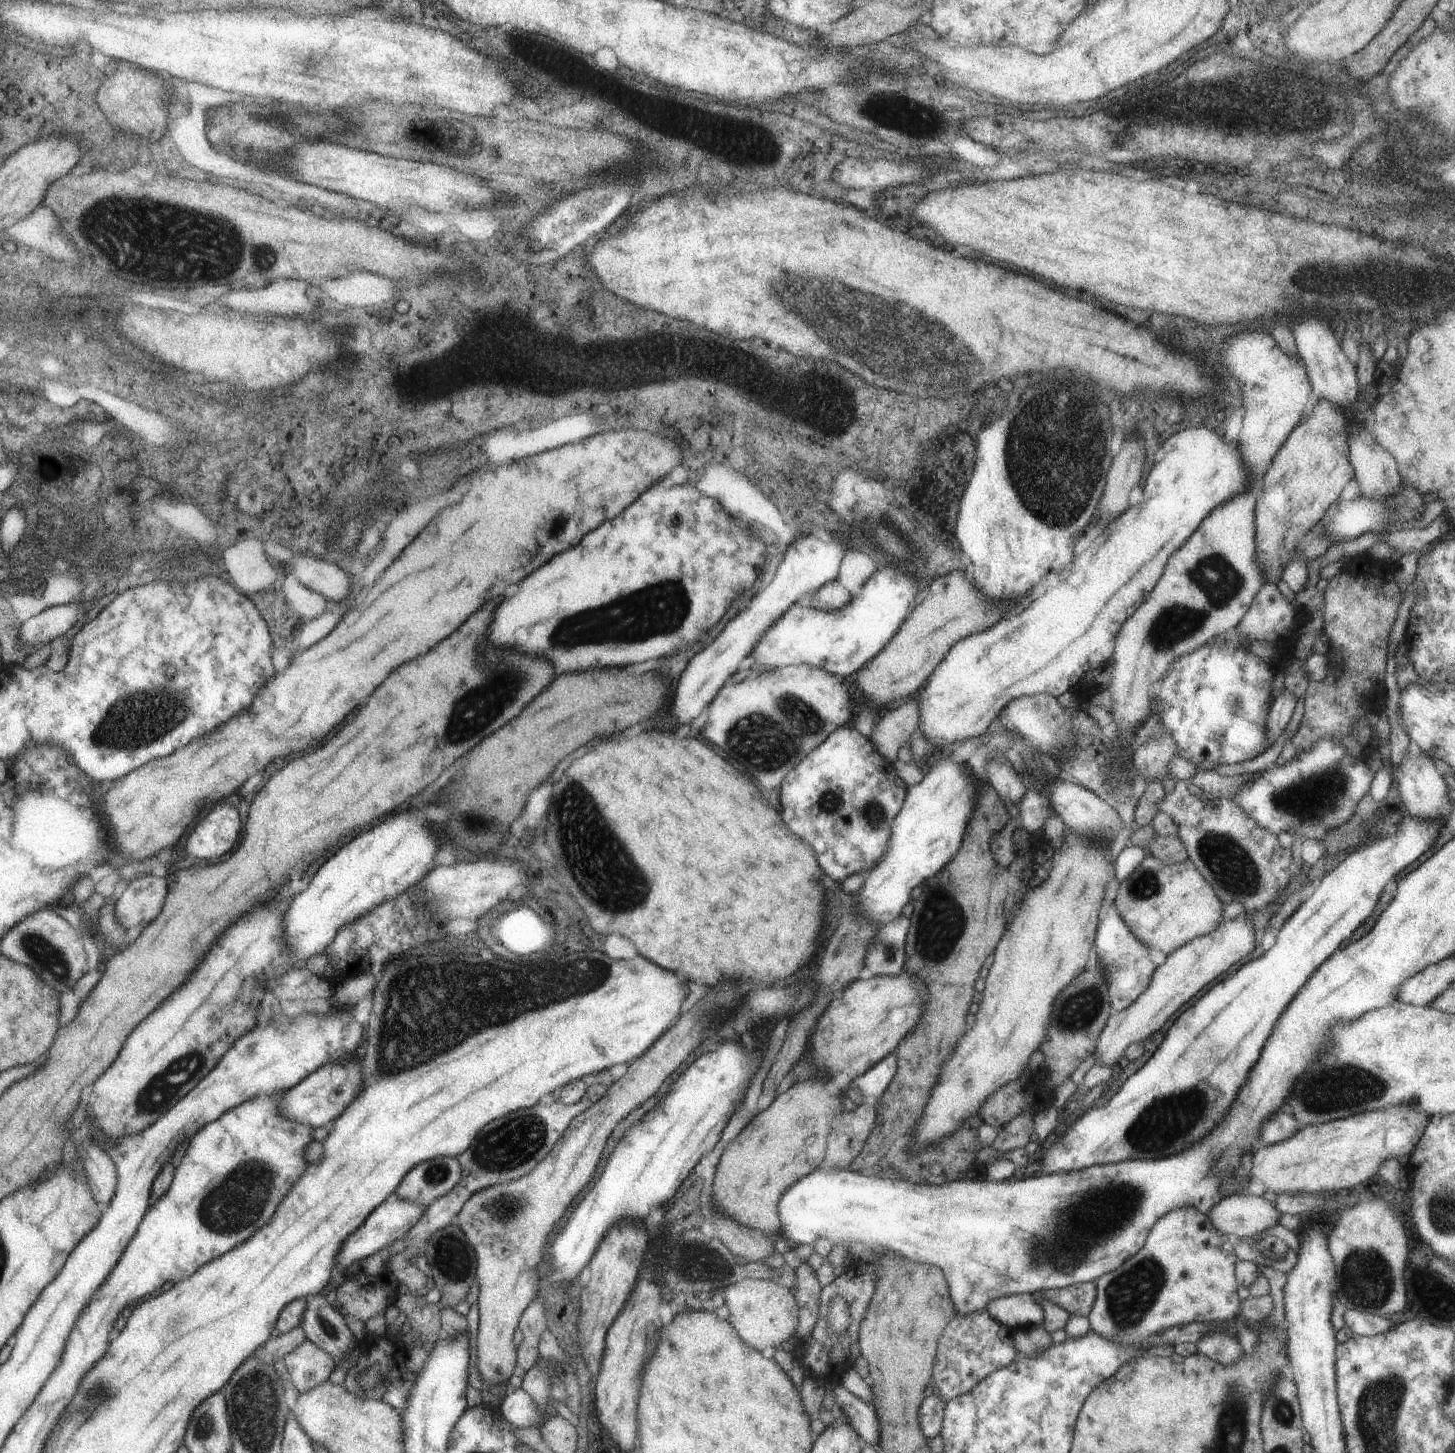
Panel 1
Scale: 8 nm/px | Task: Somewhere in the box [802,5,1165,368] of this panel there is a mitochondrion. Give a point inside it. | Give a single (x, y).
(879, 109)

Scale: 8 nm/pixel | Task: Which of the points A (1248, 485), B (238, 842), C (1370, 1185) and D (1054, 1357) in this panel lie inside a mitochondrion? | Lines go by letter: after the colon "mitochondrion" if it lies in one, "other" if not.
A: other
B: other
C: other
D: other

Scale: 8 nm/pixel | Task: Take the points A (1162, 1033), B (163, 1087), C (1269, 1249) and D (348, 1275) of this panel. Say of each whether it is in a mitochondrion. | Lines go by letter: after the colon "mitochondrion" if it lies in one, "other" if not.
A: other
B: mitochondrion
C: mitochondrion
D: other

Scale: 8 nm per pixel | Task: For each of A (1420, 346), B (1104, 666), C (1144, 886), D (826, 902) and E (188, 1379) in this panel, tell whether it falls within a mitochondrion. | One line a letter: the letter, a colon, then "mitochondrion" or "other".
A: other
B: other
C: mitochondrion
D: other
E: other

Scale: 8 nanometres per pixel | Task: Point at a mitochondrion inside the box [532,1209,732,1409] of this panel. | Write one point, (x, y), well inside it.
(696, 1261)

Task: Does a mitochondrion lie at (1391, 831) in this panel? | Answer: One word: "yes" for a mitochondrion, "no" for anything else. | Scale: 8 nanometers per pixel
no

